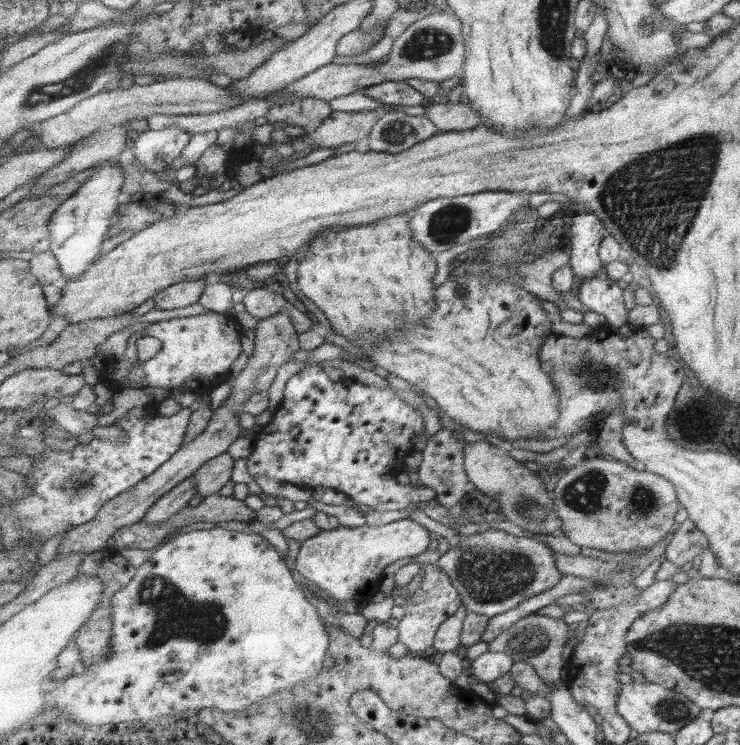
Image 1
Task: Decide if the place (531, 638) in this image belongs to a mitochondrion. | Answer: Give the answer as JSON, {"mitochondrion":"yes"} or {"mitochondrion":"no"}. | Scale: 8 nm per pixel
{"mitochondrion":"yes"}

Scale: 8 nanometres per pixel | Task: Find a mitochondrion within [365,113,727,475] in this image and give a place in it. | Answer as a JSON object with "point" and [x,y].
{"point":[656,235]}

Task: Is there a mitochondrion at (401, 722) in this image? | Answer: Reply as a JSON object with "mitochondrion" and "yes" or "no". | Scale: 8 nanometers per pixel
{"mitochondrion":"no"}

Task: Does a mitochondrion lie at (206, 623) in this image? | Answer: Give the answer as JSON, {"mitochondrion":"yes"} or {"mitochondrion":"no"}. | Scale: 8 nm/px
{"mitochondrion":"yes"}

